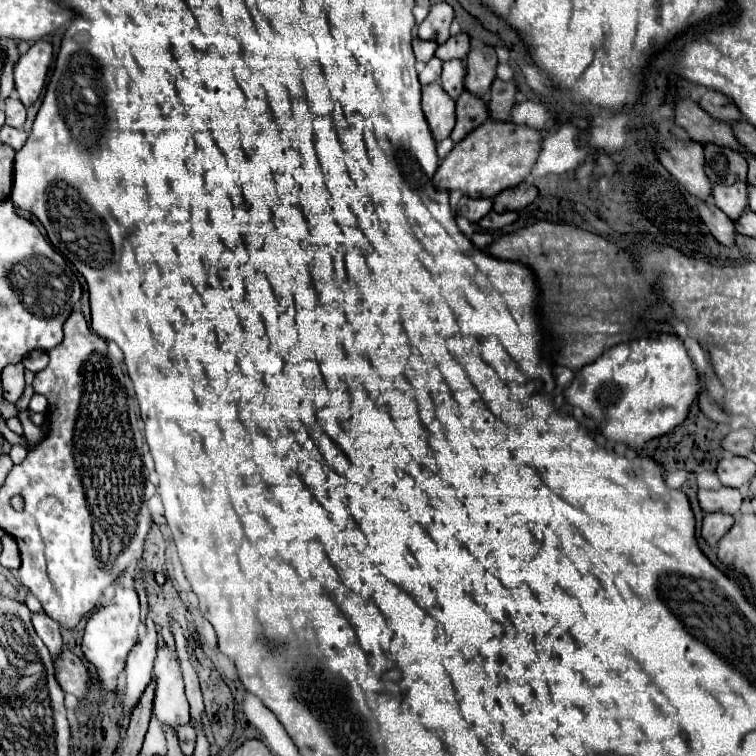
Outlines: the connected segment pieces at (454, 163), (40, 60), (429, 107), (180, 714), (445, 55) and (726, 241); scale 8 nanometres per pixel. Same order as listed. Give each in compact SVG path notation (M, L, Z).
M486 120L478 130L470 132L452 148L452 152L440 162L432 182L438 190L460 190L468 198L494 198L502 190L524 182L538 158L540 140L540 132L534 128Z
M38 40L30 46L26 54L14 66L14 84L24 106L32 106L40 96L46 74L52 64L52 44L46 40Z
M440 84L422 88L422 112L436 142L450 136L450 130L454 128L454 106L454 100L442 90Z
M158 646L156 660L154 660L154 672L152 678L156 680L154 690L154 716L158 722L170 724L172 728L180 724L190 722L190 708L188 700L184 696L184 680L180 666L170 652L170 648Z
M458 34L452 36L448 42L444 42L442 46L438 46L436 56L446 62L446 60L464 60L466 54L470 50L470 40L466 34Z
M698 202L698 210L700 210L700 218L704 220L712 236L726 248L732 248L734 238L736 238L734 222L722 210L718 210L716 206L708 206L706 202Z

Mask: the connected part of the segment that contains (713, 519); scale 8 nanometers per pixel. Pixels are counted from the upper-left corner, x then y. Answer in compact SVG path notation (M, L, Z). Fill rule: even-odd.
M706 514L702 522L702 538L708 546L716 546L718 540L730 530L734 518L730 514Z

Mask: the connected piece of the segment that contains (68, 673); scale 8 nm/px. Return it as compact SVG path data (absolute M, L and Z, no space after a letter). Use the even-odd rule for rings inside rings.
M64 648L54 658L54 670L64 694L74 694L76 698L82 698L88 692L88 670L68 648Z

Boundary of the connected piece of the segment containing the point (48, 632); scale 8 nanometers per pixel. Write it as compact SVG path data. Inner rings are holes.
M36 612L32 614L32 624L34 624L34 630L36 634L42 638L42 642L48 646L50 654L58 654L62 650L62 636L60 636L60 626L50 618L46 616L44 612Z

